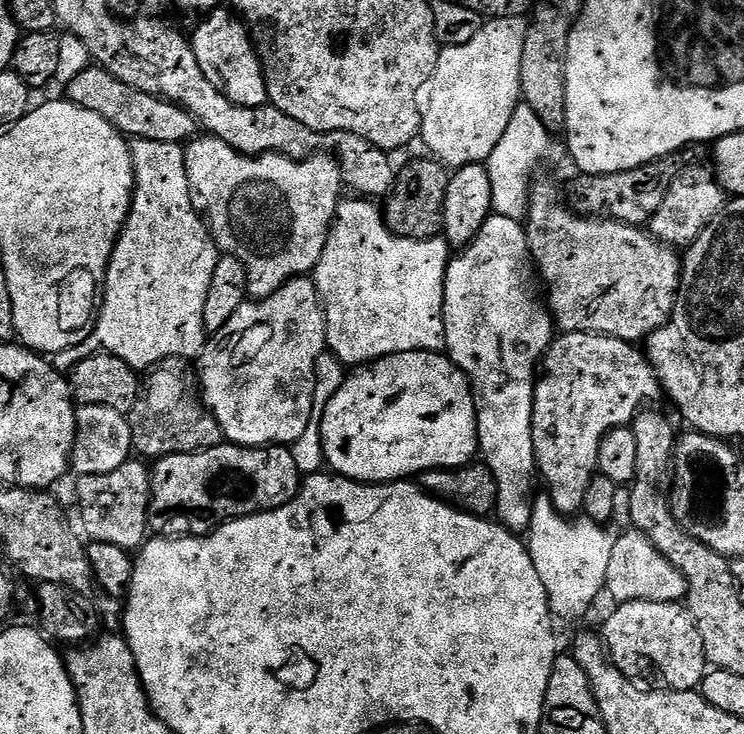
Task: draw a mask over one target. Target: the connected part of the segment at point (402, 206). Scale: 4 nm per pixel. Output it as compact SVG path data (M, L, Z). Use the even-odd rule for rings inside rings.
M435 158L416 160L399 169L396 183L383 205L382 211L387 228L402 239L428 240L439 237L444 230L444 203L449 169Z

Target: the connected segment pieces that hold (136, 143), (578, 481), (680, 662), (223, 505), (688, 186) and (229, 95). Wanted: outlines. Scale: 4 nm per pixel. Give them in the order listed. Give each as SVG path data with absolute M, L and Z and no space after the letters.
M132 140L130 144L132 150L132 164L136 168L136 189L132 195L132 213L128 216L124 224L118 242L112 251L112 257L108 263L108 273L104 275L104 286L102 292L102 303L98 308L98 315L94 321L94 327L90 334L85 335L83 347L89 353L107 353L110 356L122 358L130 367L137 370L143 368L151 369L159 366L165 360L173 358L196 358L199 357L201 348L206 343L206 333L204 331L204 319L202 310L206 306L206 293L210 290L210 278L214 278L214 266L218 259L218 249L212 236L208 233L208 226L196 213L196 208L192 205L190 198L190 186L186 178L186 162L184 161L184 148L174 144L163 144L162 142L150 142L149 140Z
M566 332L557 335L544 354L542 371L534 390L534 454L539 479L548 483L546 493L553 507L565 517L579 513L583 506L583 495L590 486L592 477L598 472L598 446L610 430L627 429L633 418L645 407L647 400L661 399L659 379L652 370L648 357L639 347L627 340L613 336L599 336L589 332Z
M626 602L617 603L616 609L604 624L602 639L613 666L633 682L644 675L657 672L664 679L663 687L673 692L691 692L704 681L706 661L702 634L683 603L677 602Z
M222 442L216 448L162 456L155 461L152 473L152 508L160 512L198 512L202 516L217 516L224 522L238 516L255 516L258 512L272 512L286 506L300 492L302 477L288 446L242 448L238 444Z
M697 166L680 172L670 182L670 190L666 190L666 198L662 198L662 206L658 206L658 214L650 221L650 235L653 240L667 244L677 250L687 249L706 230L706 226L724 209L726 193L713 169L708 166Z
M217 10L205 15L196 33L191 33L190 43L198 58L198 66L202 66L202 74L224 97L237 106L257 108L269 103L268 87L264 81L264 71L256 50L252 46L252 38L247 27L239 19L232 20L231 11Z

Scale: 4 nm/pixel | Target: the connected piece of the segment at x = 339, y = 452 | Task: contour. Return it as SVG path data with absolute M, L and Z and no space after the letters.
M406 352L382 357L375 363L357 367L342 382L338 394L330 398L322 414L322 446L327 467L335 475L345 476L347 480L357 480L360 484L395 484L407 481L409 478L419 477L425 472L433 472L435 468L464 468L477 459L480 451L480 439L476 425L476 403L472 397L472 388L464 377L464 371L454 361L449 360L447 355L440 352Z

